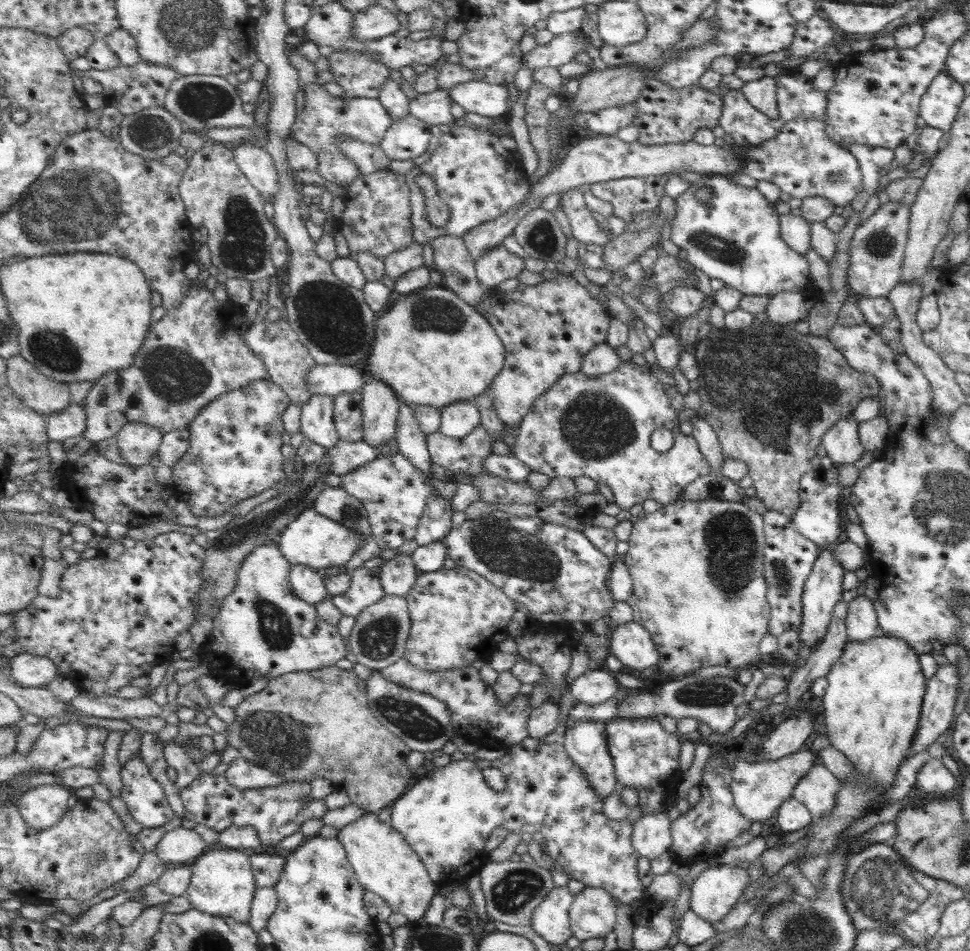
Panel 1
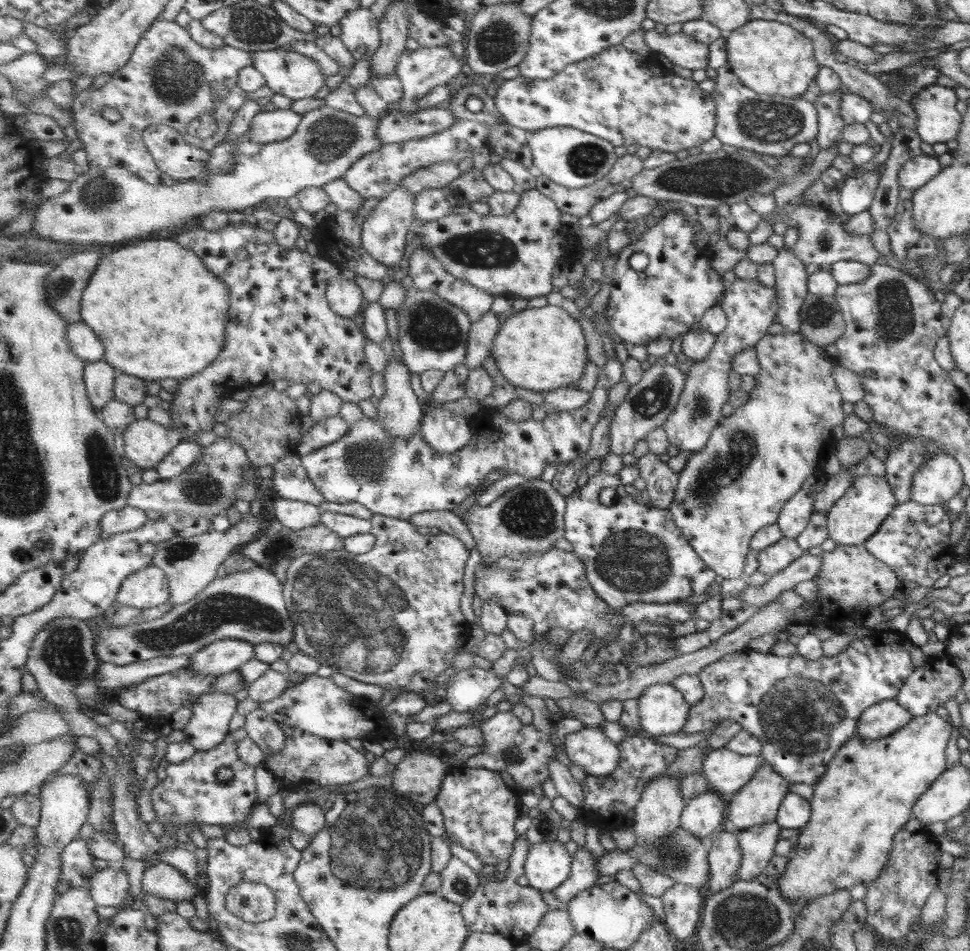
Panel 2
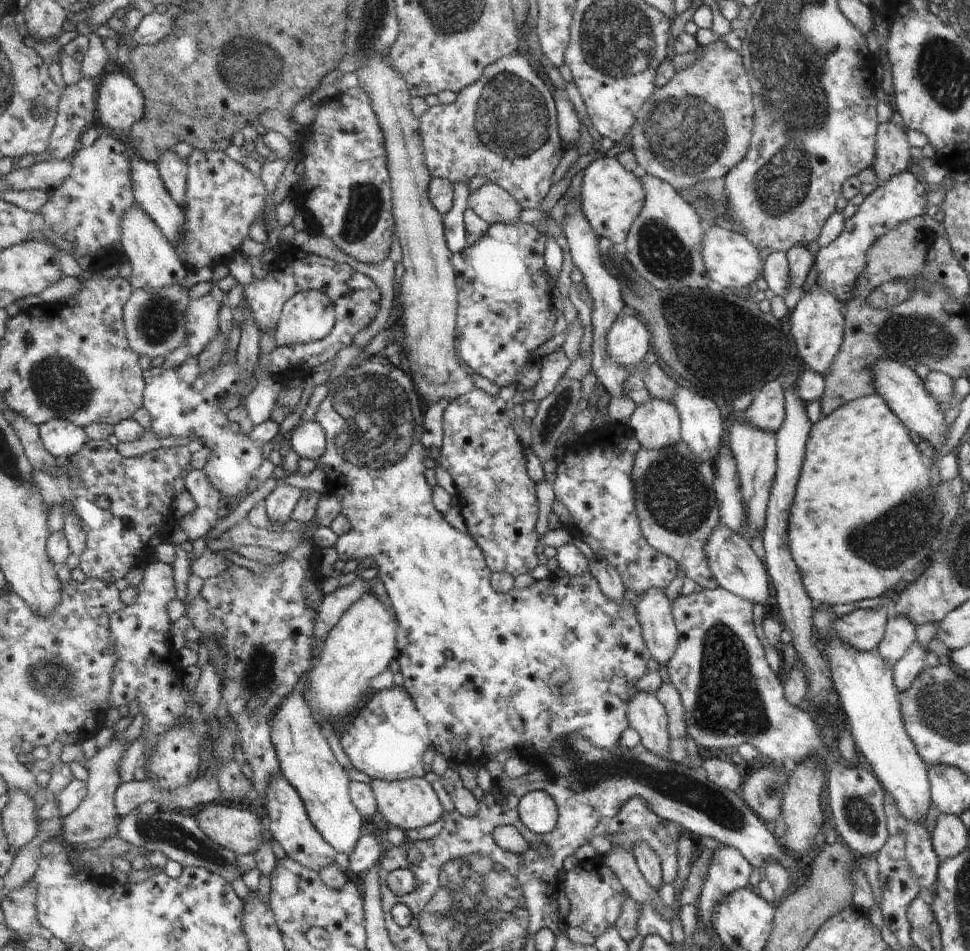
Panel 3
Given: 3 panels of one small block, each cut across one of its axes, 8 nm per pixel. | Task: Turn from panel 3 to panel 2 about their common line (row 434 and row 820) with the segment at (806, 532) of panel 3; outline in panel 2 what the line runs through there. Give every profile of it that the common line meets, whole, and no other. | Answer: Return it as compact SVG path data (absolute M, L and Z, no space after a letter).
M935 712L927 713L911 717L905 726L879 740L861 740L855 735L832 754L825 772L812 784L810 817L793 839L793 856L788 858L783 872L776 878L778 891L785 900L798 904L799 908L808 900L838 888L850 889L855 884L866 887L879 876L888 861L893 835L912 818L913 804L919 795L947 768L943 751L952 728Z

